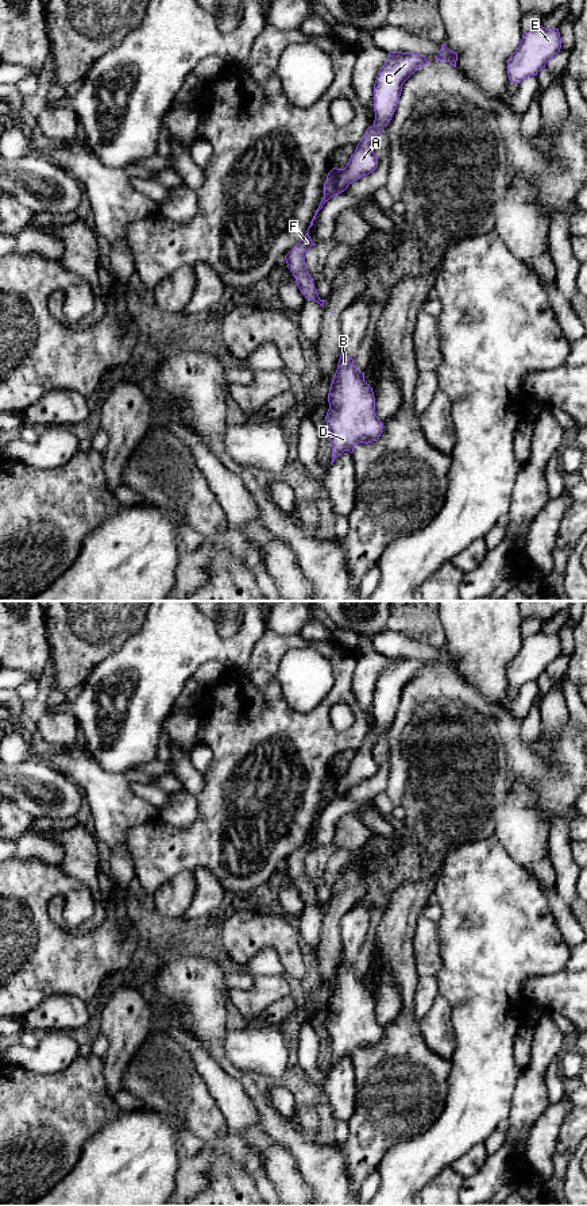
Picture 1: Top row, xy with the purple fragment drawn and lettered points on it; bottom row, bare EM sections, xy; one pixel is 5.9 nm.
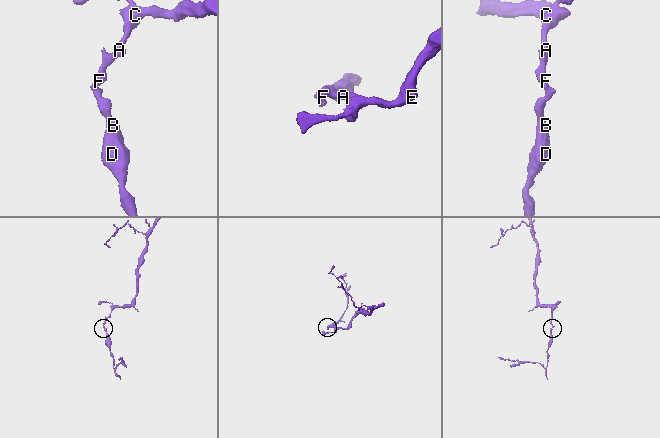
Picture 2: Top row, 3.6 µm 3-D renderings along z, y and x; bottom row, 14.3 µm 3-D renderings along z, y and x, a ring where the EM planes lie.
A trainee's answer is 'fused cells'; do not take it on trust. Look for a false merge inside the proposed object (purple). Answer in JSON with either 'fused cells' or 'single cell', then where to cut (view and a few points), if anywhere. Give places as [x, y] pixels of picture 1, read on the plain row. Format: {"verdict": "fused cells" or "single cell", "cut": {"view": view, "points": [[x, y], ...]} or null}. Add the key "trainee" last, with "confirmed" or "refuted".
{"verdict": "single cell", "cut": null, "trainee": "refuted"}

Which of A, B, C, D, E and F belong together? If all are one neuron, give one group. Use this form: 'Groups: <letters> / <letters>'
Groups: A B C D E F

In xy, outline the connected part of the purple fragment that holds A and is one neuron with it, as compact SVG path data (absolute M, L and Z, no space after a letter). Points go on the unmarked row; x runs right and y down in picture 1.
M390 656L385 670L381 673L375 689L374 689L374 717L375 725L371 732L368 732L358 748L355 758L351 760L347 771L344 774L333 772L324 789L324 802L310 827L309 833L313 831L313 825L316 824L317 817L323 813L323 810L333 801L344 797L350 789L359 785L363 781L372 778L378 772L378 763L374 759L374 747L379 739L379 736L387 731L395 717L402 690L403 687L421 671L429 668L424 660L418 660L414 658L402 658L402 656Z

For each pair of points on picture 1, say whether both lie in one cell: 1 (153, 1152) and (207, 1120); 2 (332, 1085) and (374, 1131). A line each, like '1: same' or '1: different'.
1: different
2: different

